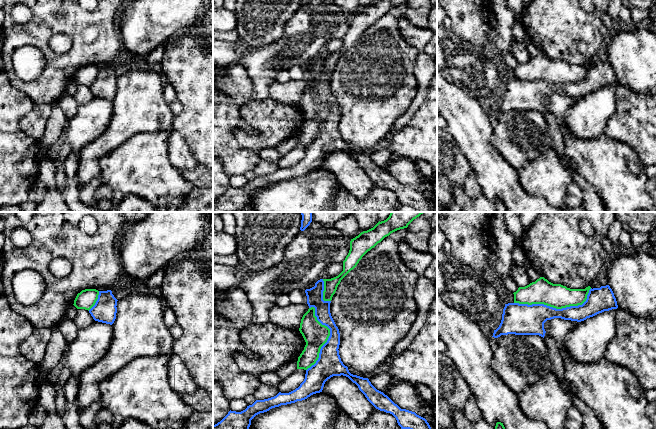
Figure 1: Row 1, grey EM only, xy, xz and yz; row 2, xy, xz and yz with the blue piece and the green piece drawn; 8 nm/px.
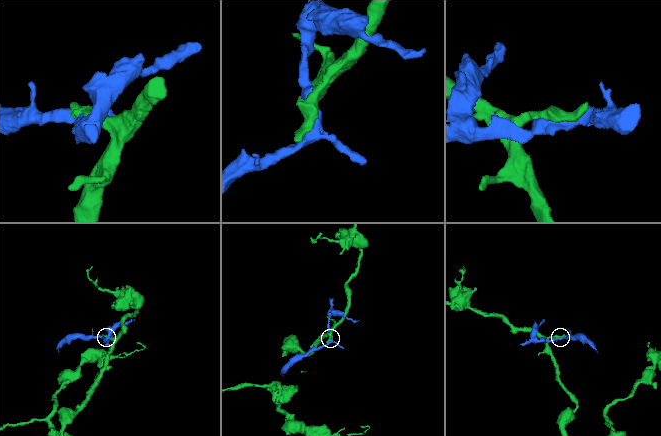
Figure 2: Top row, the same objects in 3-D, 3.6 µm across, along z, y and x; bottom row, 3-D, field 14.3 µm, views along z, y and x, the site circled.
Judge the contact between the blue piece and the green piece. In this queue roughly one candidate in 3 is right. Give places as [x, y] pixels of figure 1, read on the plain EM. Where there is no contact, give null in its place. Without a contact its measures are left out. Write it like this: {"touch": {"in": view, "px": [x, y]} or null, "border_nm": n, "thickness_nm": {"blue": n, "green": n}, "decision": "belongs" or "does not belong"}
{"touch": {"in": "yz", "px": [555, 84]}, "border_nm": 650, "thickness_nm": {"blue": 240, "green": 200}, "decision": "does not belong"}

